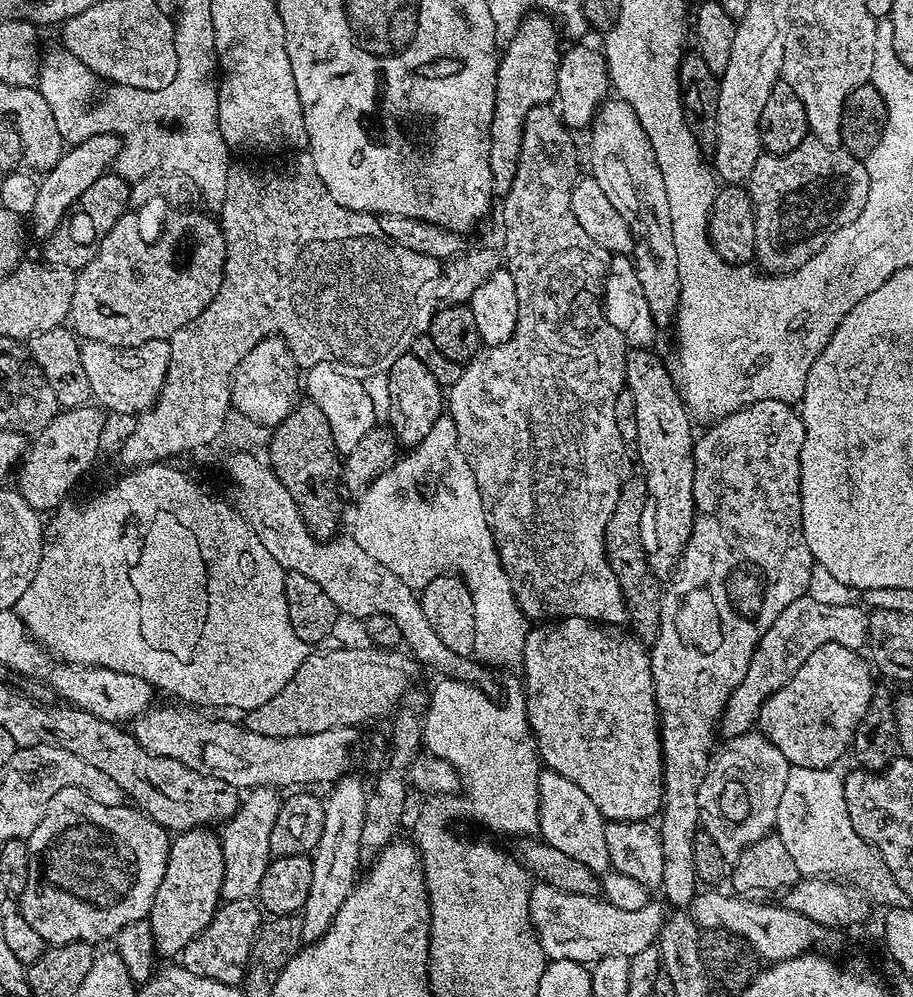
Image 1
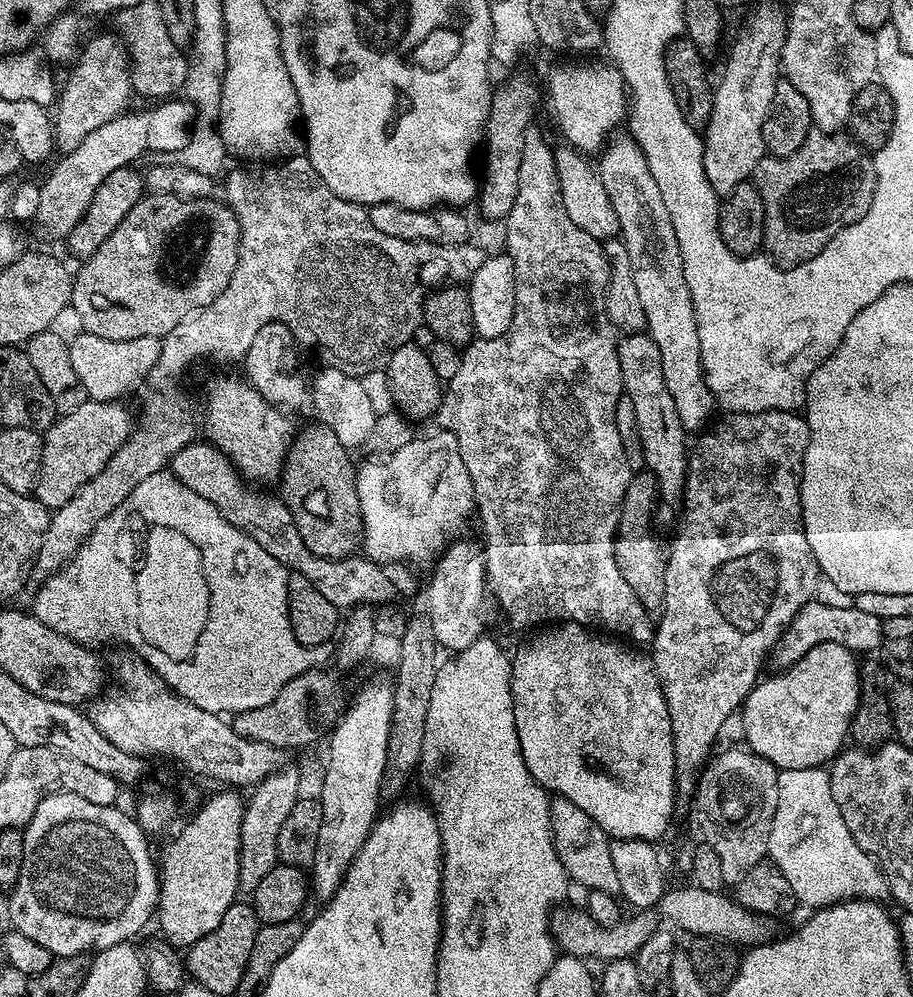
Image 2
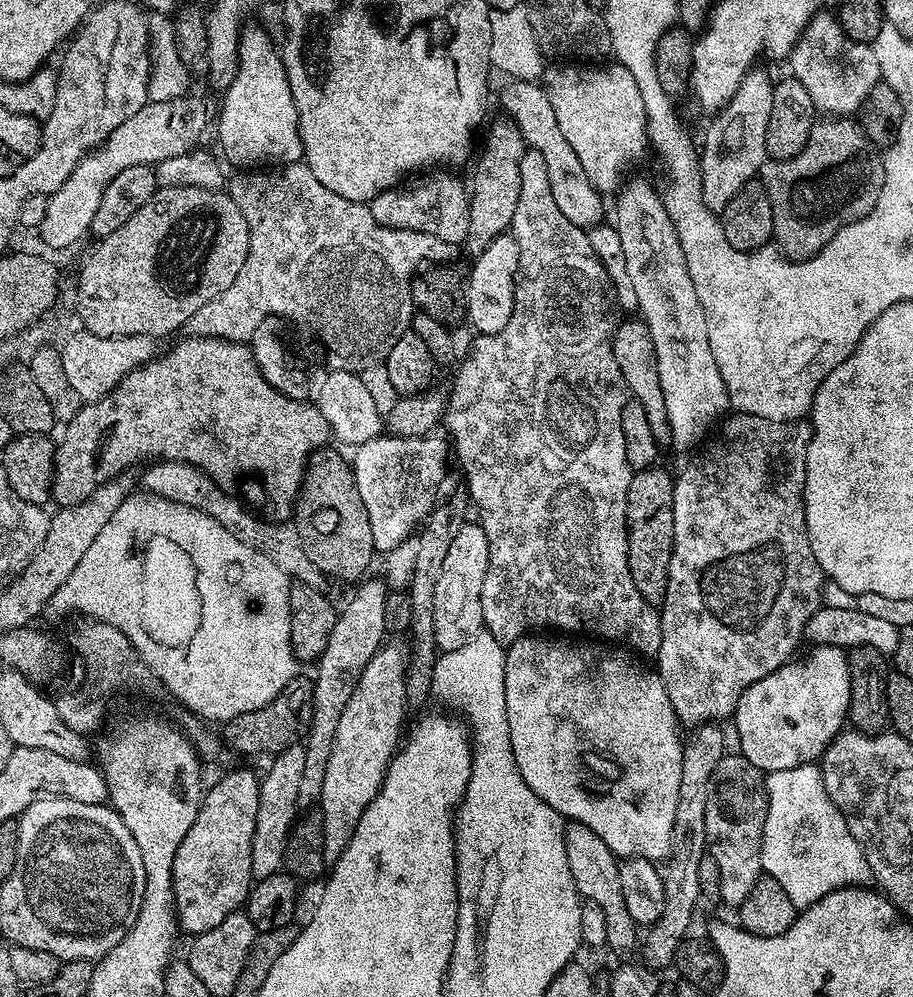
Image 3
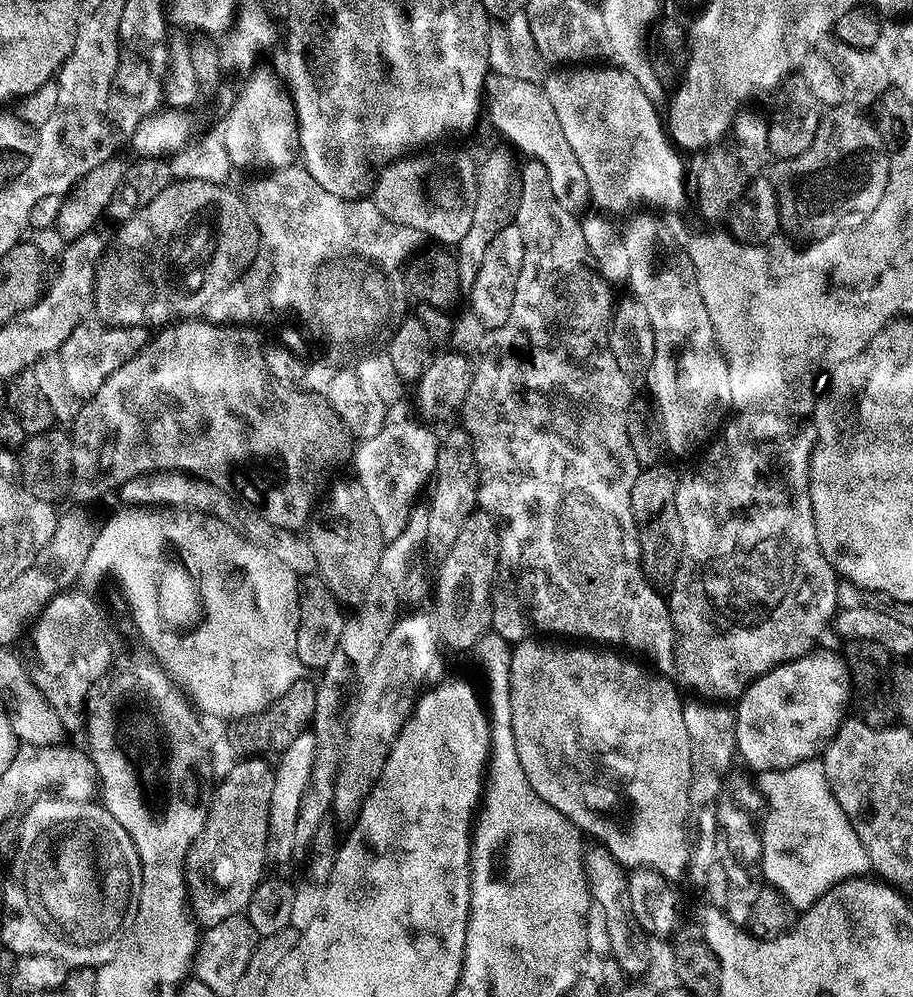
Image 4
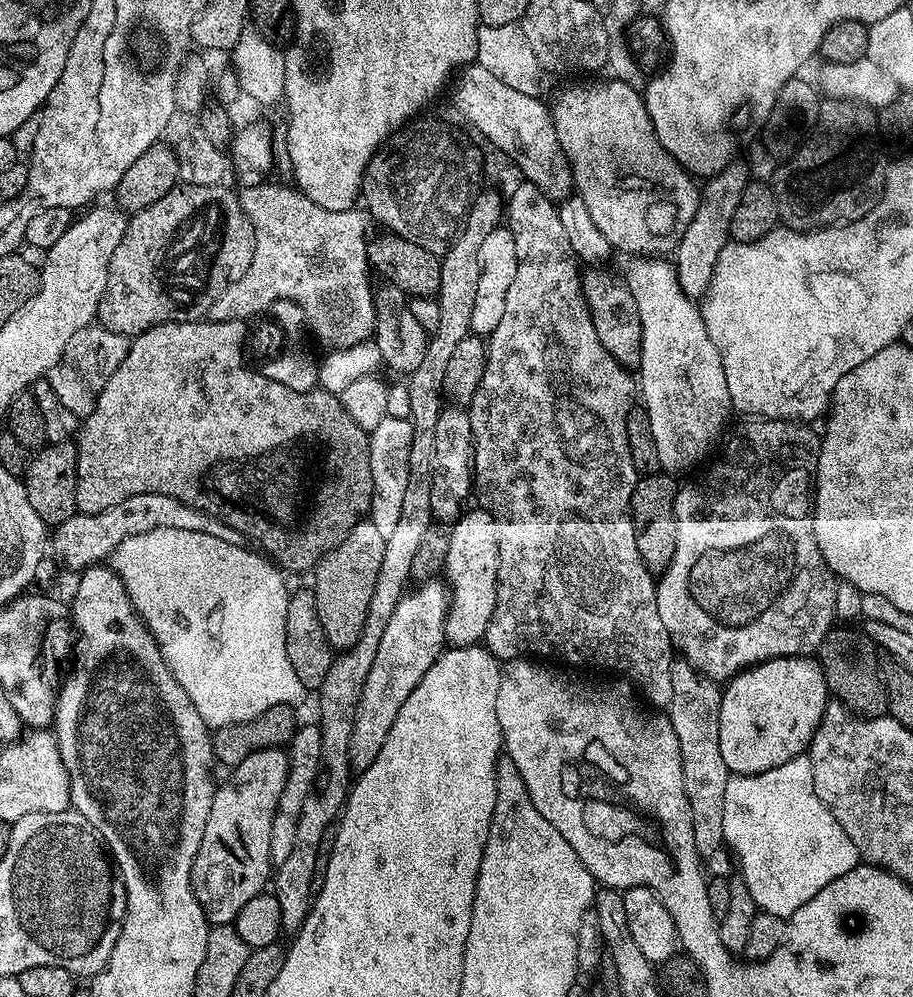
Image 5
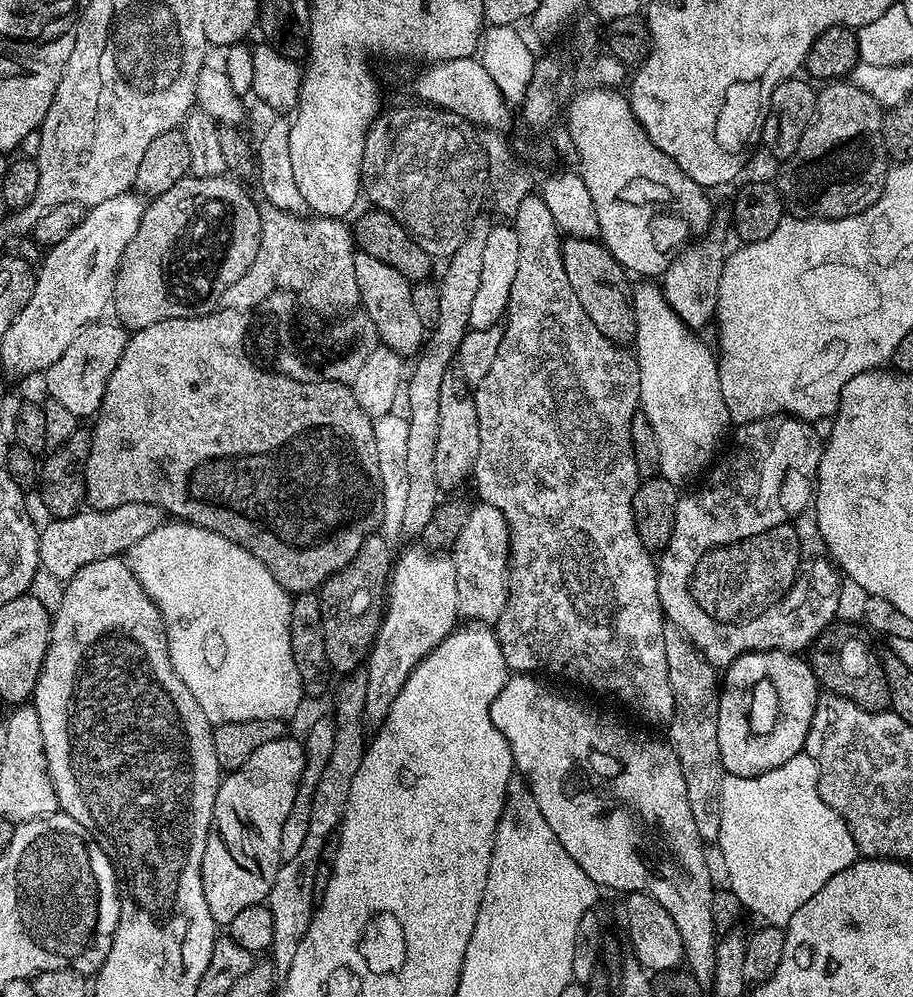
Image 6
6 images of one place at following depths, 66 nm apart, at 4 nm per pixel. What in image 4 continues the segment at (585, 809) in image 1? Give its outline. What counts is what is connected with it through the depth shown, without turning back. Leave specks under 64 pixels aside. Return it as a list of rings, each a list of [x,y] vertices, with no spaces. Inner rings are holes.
[[[592,846],[582,856],[584,876],[588,880],[588,895],[591,903],[598,909],[599,915],[606,918],[606,934],[610,934],[610,956],[616,959],[616,964],[625,972],[628,978],[640,978],[644,972],[644,956],[636,949],[634,933],[634,921],[629,912],[630,894],[628,893],[628,877],[621,865],[617,864],[603,847]]]

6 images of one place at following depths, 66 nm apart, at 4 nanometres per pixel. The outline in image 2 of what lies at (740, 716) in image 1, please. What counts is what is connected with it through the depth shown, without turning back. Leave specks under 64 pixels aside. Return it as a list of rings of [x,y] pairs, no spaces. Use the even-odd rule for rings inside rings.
[[[810,603],[802,606],[802,610],[785,628],[779,642],[770,653],[771,663],[776,663],[777,669],[783,670],[810,654],[814,646],[822,646],[822,642],[838,642],[838,646],[846,646],[857,654],[872,654],[884,642],[884,626],[874,614],[866,614],[856,607],[826,606],[825,604]]]

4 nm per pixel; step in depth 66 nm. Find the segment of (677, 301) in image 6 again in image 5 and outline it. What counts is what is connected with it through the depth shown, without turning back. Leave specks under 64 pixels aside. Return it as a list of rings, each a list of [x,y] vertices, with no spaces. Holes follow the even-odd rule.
[[[733,162],[717,174],[717,176],[707,177],[700,193],[700,205],[686,230],[680,236],[674,249],[674,267],[676,277],[682,286],[684,295],[691,298],[703,297],[708,291],[710,278],[714,272],[714,266],[718,262],[718,254],[730,242],[728,231],[730,230],[730,218],[734,218],[734,210],[738,202],[742,199],[742,190],[750,182],[748,168],[741,162]]]

